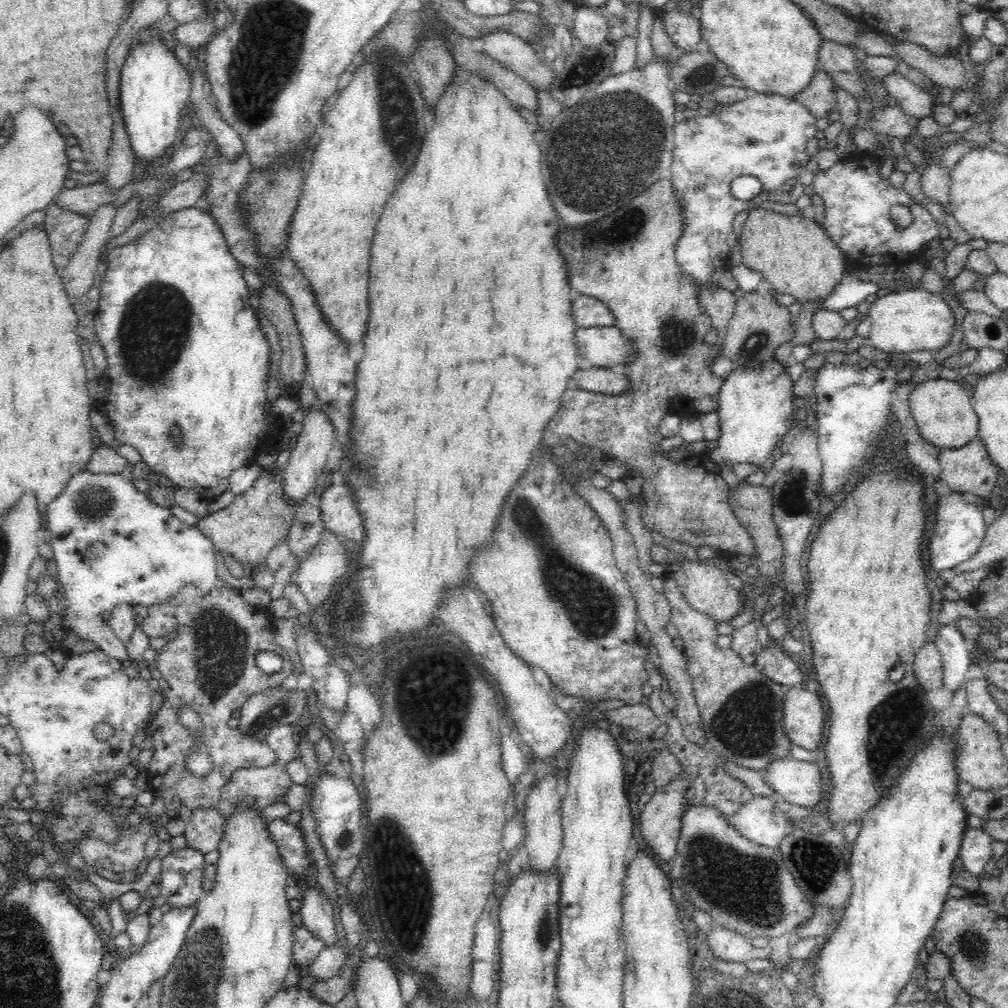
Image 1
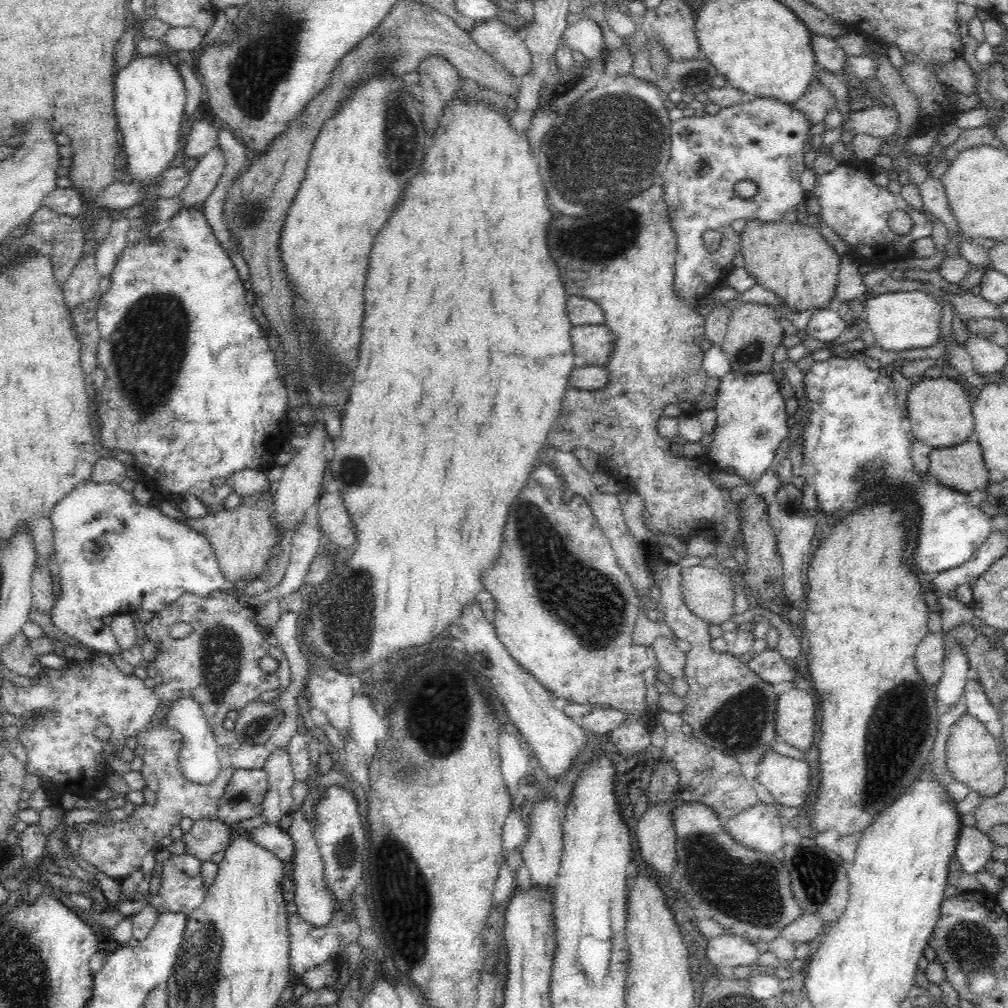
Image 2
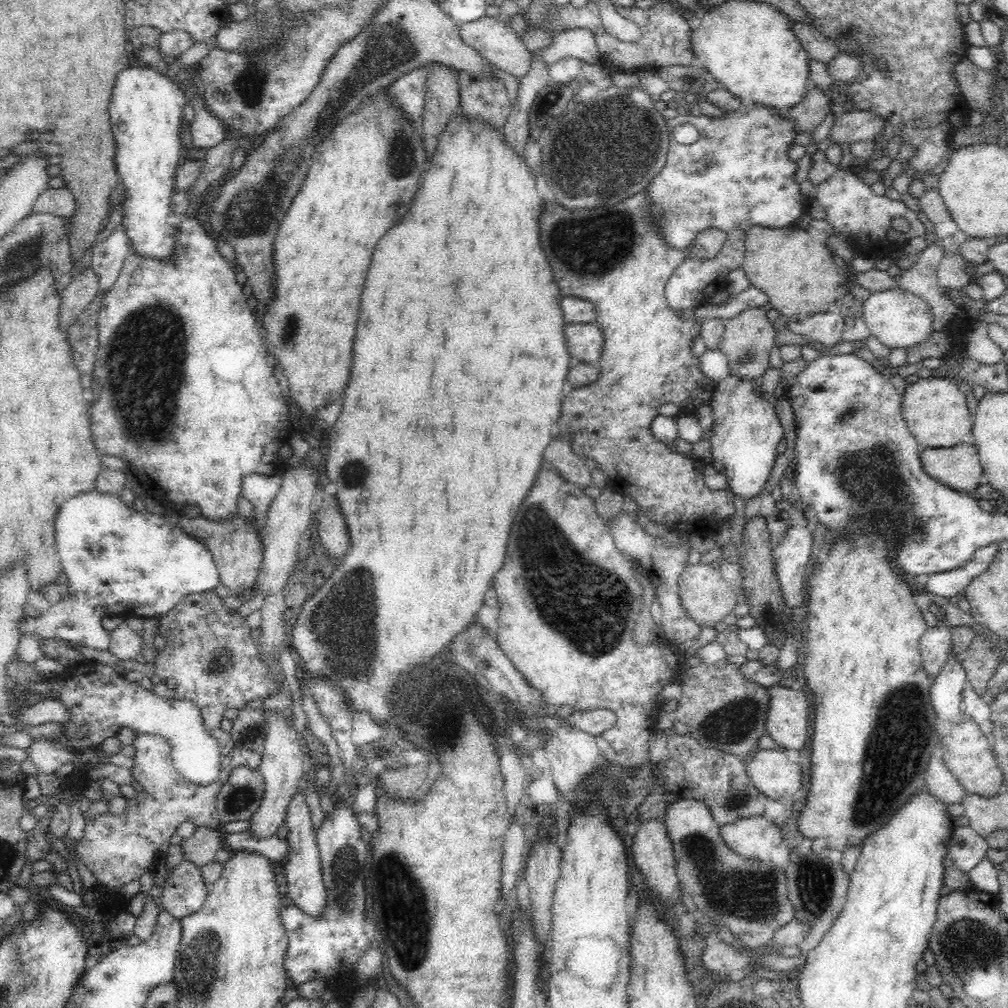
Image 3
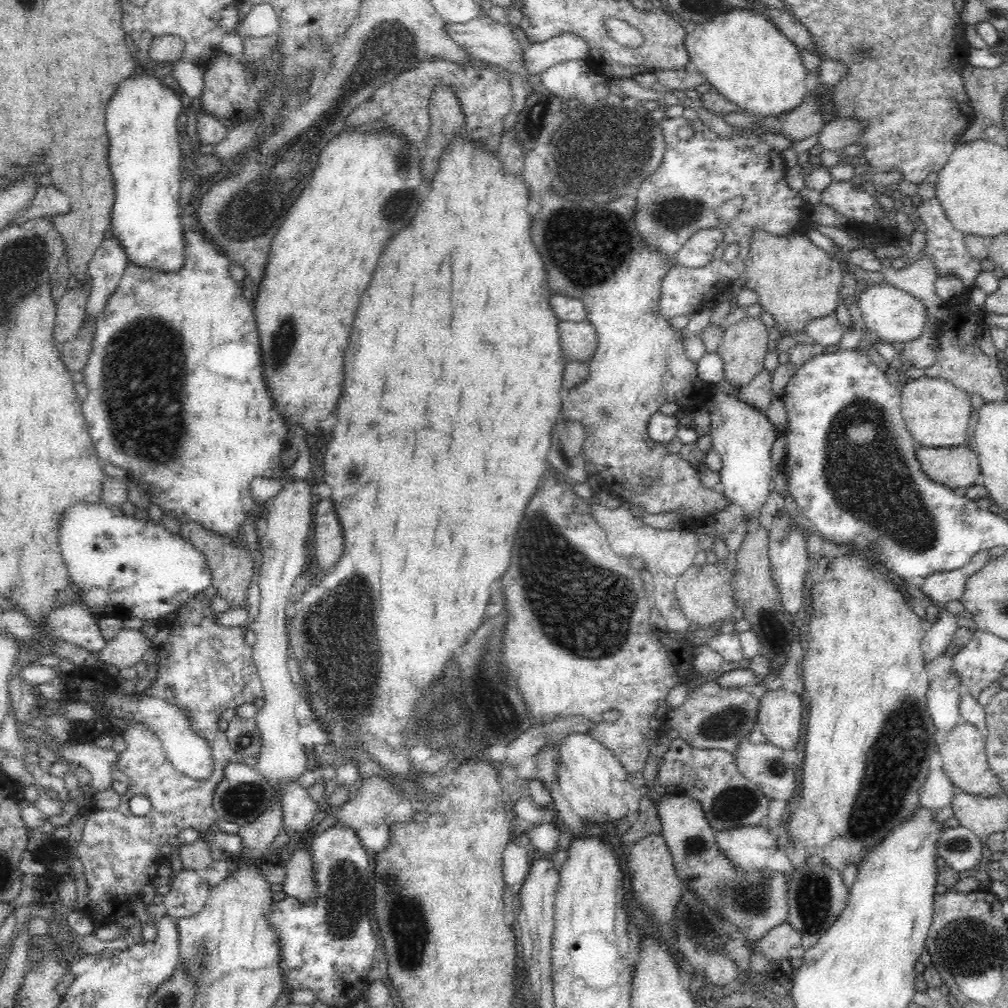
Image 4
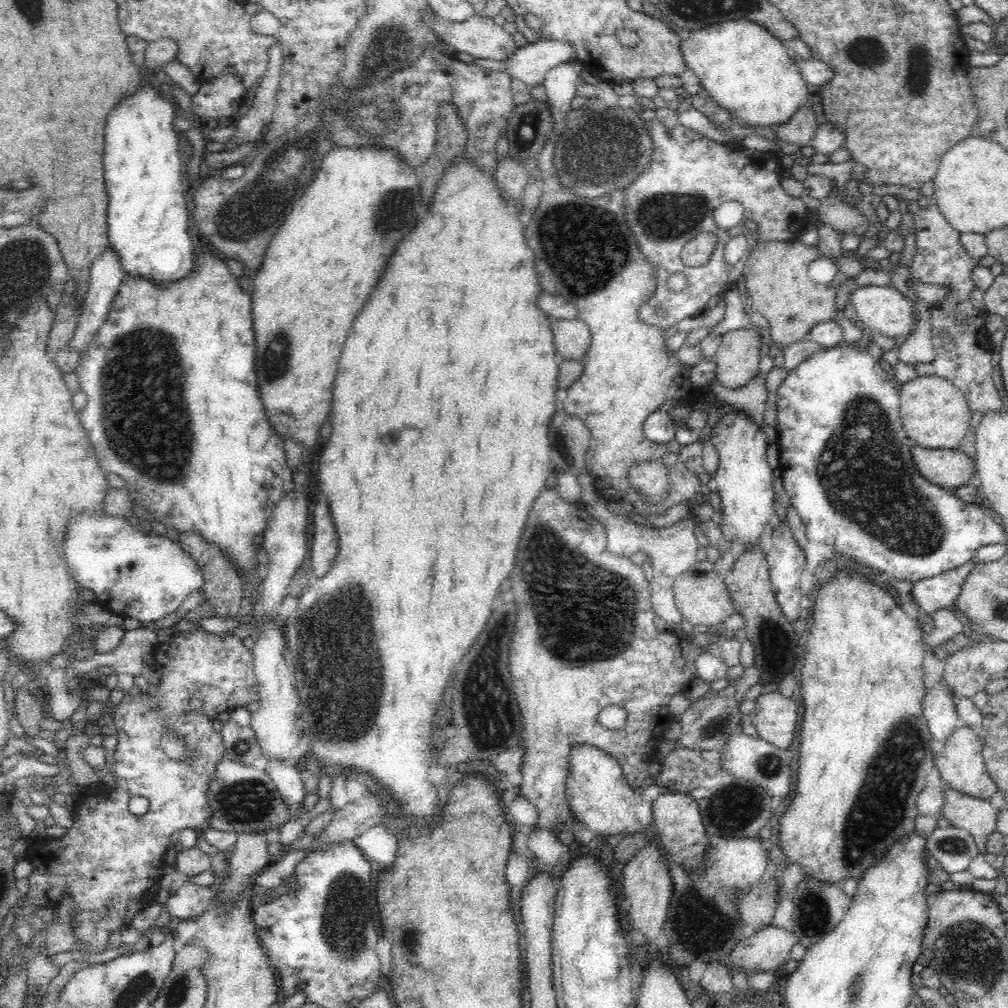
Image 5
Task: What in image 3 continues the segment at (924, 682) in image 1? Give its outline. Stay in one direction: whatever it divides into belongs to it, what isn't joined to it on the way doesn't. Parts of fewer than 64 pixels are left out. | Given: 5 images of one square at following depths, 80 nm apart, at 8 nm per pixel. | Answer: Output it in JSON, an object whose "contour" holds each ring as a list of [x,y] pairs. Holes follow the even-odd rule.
{"contour":[[[945,619],[940,620],[935,626],[928,627],[920,639],[922,666],[932,681],[938,676],[949,656],[953,639],[952,627],[954,626]]]}

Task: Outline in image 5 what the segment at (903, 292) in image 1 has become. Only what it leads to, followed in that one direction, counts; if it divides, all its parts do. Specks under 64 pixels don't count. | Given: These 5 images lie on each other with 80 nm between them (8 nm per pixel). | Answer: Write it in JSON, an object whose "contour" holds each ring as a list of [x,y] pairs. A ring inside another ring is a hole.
{"contour":[[[891,285],[884,286],[860,286],[850,294],[850,303],[856,309],[859,324],[870,328],[873,333],[878,332],[890,338],[908,334],[917,328],[915,318],[915,306],[910,299],[907,300],[904,294],[900,293]]]}

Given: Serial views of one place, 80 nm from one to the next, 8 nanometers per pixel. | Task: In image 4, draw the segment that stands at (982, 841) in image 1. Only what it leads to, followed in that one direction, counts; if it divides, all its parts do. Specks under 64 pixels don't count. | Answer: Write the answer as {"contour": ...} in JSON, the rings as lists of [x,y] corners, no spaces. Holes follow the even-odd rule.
{"contour":[[[960,824],[940,830],[936,851],[956,873],[972,869],[983,858],[980,839]]]}

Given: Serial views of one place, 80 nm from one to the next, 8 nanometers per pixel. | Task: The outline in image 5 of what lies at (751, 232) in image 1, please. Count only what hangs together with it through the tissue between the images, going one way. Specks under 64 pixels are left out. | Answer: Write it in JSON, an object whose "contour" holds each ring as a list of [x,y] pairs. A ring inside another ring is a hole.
{"contour":[[[796,237],[790,241],[758,244],[745,264],[746,303],[767,320],[770,340],[783,350],[790,344],[808,339],[811,328],[832,320],[836,309],[836,289],[846,279],[842,272],[830,284],[817,284],[808,276],[808,268],[823,255]]]}

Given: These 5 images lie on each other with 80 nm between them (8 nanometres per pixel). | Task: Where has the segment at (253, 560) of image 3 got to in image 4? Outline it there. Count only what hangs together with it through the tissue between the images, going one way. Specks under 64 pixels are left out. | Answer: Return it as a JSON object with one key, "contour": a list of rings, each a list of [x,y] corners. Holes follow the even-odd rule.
{"contour":[[[196,522],[190,524],[182,524],[179,531],[182,539],[192,543],[206,559],[206,565],[210,567],[210,584],[220,596],[228,604],[228,608],[237,609],[245,606],[246,590],[248,584],[252,582],[252,560],[250,560],[250,550],[246,548],[244,543],[236,545],[234,541],[226,537],[222,537],[212,531],[204,529]]]}

